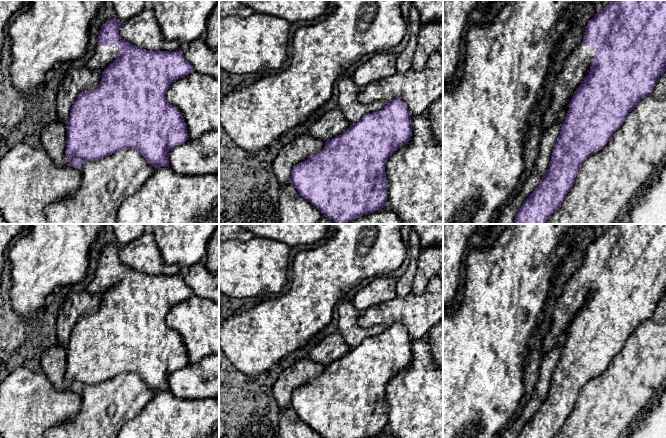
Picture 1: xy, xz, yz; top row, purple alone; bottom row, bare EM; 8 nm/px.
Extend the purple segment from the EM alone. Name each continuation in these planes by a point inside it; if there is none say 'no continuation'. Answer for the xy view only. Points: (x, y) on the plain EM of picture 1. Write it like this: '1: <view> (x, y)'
1: xy (103, 280)

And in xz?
1: xz (333, 347)

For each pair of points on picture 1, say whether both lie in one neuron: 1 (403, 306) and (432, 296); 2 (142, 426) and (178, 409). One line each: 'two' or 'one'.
1: one
2: one

